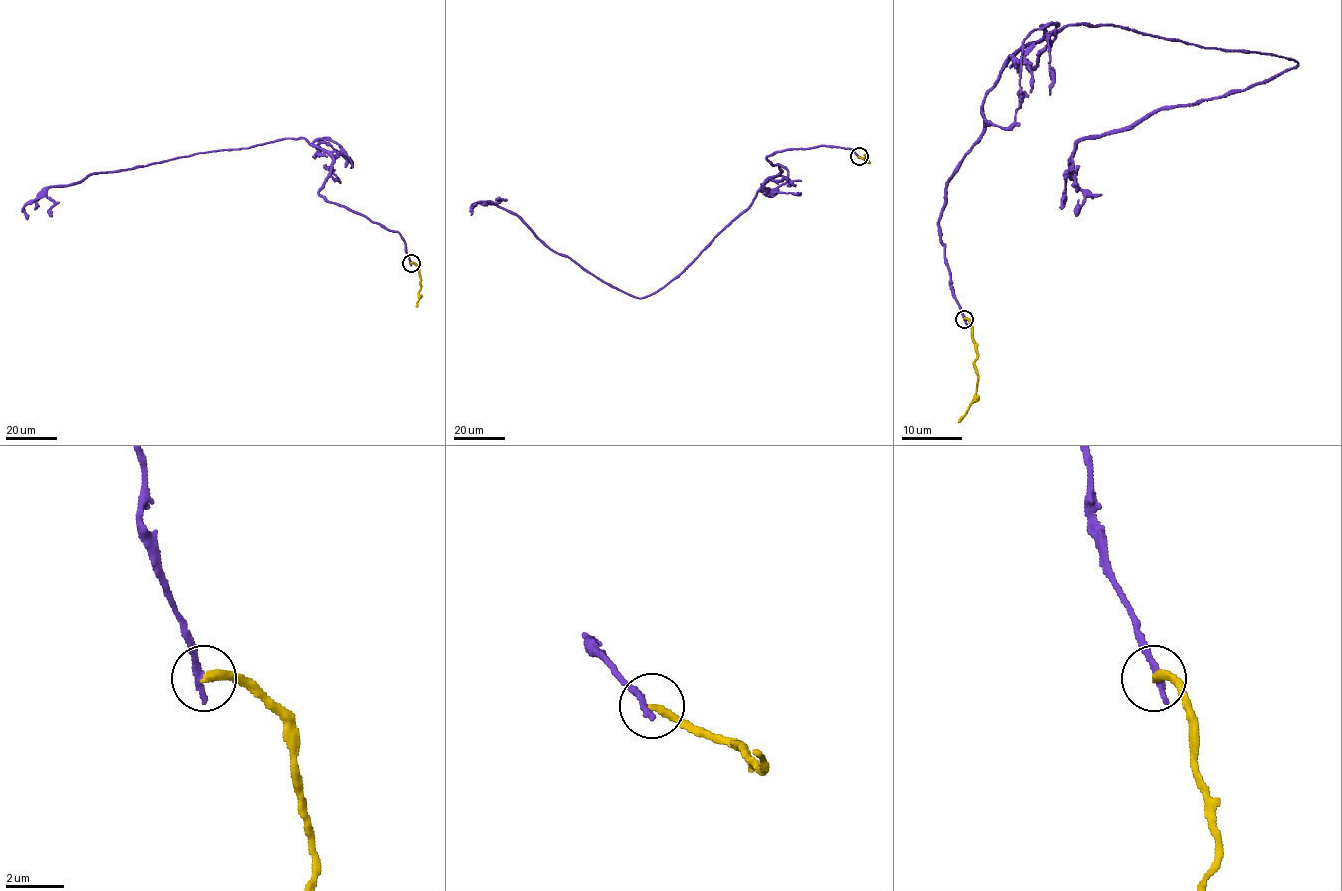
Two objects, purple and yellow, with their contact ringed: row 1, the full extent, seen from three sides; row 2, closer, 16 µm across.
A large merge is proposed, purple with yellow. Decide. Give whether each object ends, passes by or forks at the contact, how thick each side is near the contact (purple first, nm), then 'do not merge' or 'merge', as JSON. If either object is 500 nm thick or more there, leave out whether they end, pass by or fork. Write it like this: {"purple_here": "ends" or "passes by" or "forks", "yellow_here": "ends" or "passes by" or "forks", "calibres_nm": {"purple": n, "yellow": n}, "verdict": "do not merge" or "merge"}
{"purple_here": "ends", "yellow_here": "ends", "calibres_nm": {"purple": 280, "yellow": 280}, "verdict": "do not merge"}

